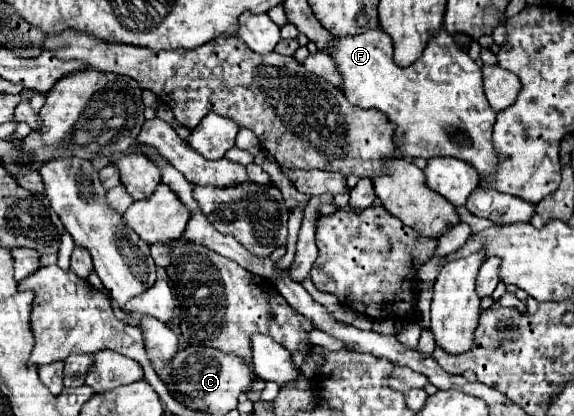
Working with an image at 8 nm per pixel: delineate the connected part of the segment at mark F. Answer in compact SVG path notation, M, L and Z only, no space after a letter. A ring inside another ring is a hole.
M379 26L375 30L367 30L357 36L339 38L333 36L329 42L329 56L335 62L335 68L339 70L343 78L343 94L349 102L361 106L361 108L375 108L387 116L391 124L395 124L395 150L401 158L435 158L435 156L455 156L465 162L471 162L479 176L483 178L493 170L497 164L497 154L491 148L491 132L495 124L495 112L489 106L485 94L483 94L483 82L481 82L481 68L469 58L465 48L459 48L451 34L441 28L433 38L427 42L423 54L419 60L415 60L411 66L397 66L393 60L393 40L391 36Z

